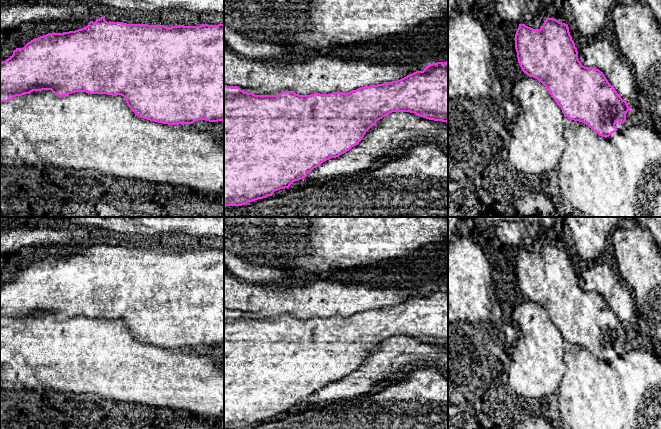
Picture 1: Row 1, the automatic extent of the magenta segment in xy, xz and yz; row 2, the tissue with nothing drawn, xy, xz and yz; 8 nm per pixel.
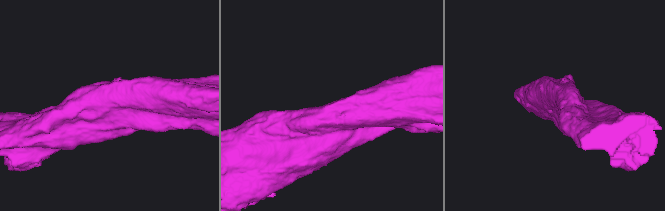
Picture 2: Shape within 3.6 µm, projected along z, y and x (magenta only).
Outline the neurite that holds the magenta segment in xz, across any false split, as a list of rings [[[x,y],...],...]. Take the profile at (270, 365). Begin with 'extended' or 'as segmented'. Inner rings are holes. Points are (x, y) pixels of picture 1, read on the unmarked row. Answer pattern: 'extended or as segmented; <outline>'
as segmented; [[[448,284],[444,287],[432,287],[426,290],[423,295],[416,295],[397,305],[364,310],[348,317],[333,316],[330,318],[299,319],[291,315],[283,315],[277,319],[255,319],[244,316],[237,310],[224,309],[224,429],[245,429],[249,426],[272,420],[277,414],[289,413],[293,406],[305,402],[309,396],[323,386],[339,381],[358,369],[366,356],[378,344],[392,336],[410,336],[429,344],[448,347]]]

